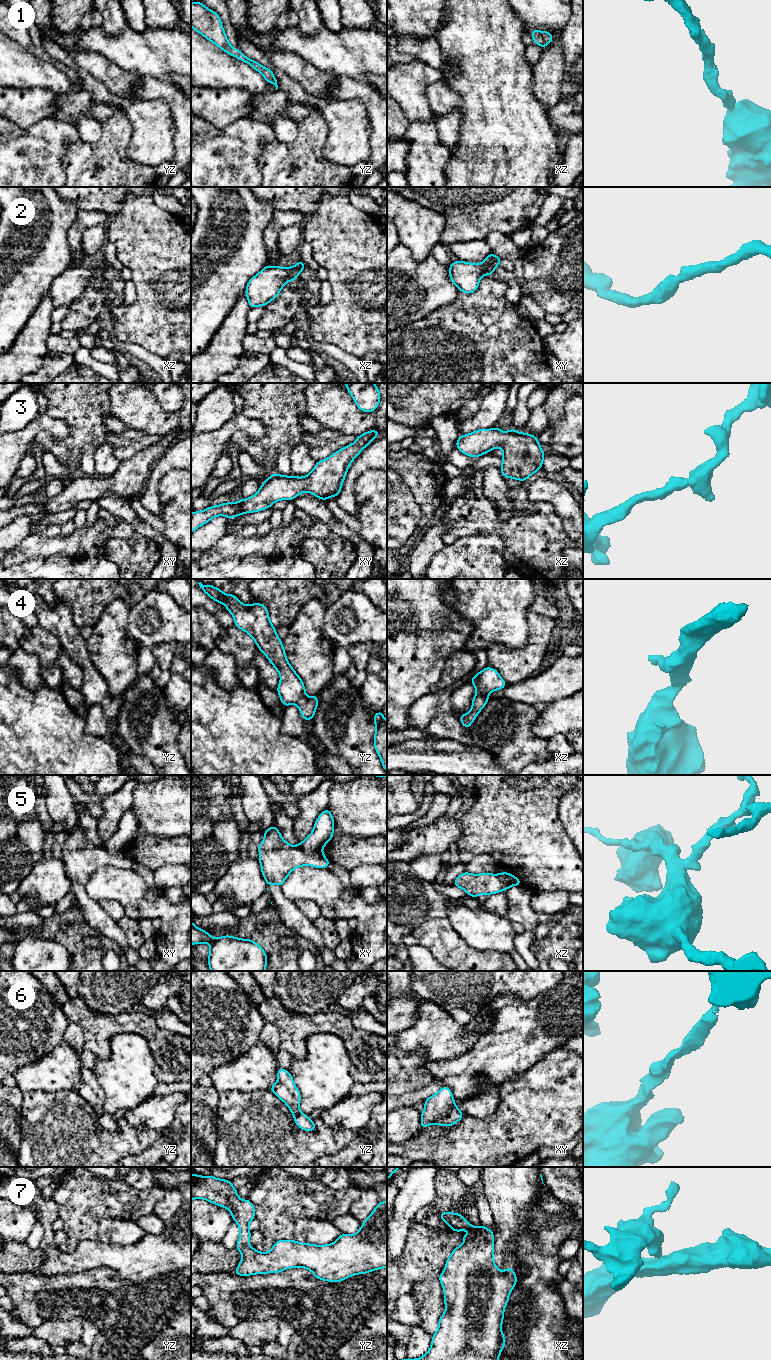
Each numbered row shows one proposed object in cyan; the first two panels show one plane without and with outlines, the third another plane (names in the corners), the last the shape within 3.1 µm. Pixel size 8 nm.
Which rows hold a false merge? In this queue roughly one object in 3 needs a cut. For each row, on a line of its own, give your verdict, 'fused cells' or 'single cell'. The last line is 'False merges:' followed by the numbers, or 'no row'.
1: single cell
2: single cell
3: single cell
4: single cell
5: fused cells
6: single cell
7: single cell
False merges: 5

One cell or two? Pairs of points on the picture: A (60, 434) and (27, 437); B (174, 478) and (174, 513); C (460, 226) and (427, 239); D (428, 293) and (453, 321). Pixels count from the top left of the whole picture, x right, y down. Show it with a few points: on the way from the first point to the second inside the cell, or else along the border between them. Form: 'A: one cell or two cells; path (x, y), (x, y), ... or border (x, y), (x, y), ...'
A: one cell; path (52, 427), (37, 427), (35, 429)
B: one cell; path (176, 487), (176, 504)
C: two cells; border (435, 211), (444, 218), (444, 230), (439, 241)
D: two cells; border (458, 291), (451, 302), (438, 307), (420, 318)

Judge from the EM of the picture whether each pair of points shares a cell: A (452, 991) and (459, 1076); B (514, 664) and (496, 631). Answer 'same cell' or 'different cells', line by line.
A: different cells
B: different cells

